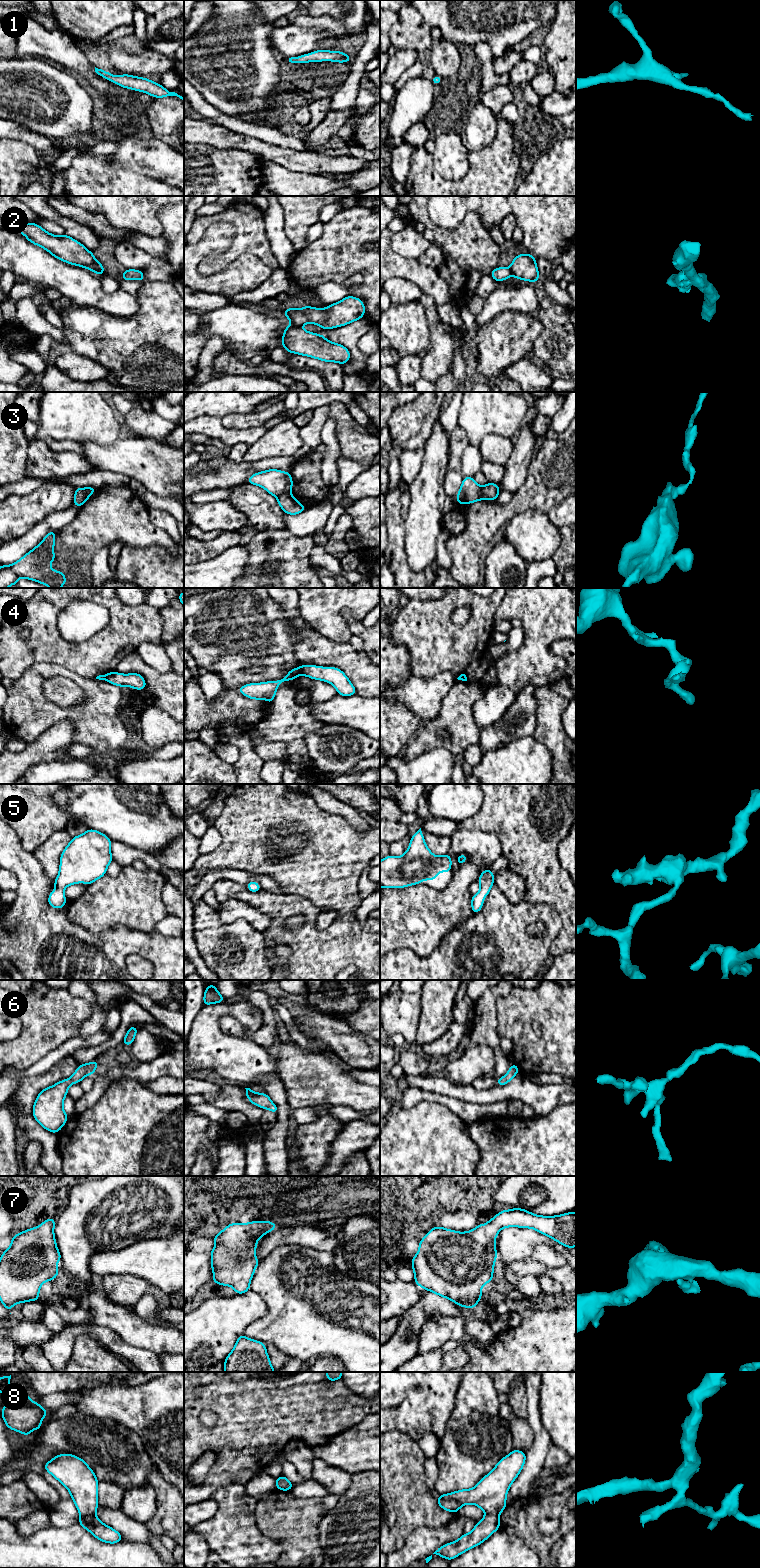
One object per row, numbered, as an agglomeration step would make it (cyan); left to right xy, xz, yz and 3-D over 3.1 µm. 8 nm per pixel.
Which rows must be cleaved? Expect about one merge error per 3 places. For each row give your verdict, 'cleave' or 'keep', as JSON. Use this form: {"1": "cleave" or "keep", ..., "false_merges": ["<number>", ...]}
{"1": "keep", "2": "cleave", "3": "cleave", "4": "cleave", "5": "keep", "6": "keep", "7": "keep", "8": "cleave", "false_merges": ["2", "3", "4", "8"]}

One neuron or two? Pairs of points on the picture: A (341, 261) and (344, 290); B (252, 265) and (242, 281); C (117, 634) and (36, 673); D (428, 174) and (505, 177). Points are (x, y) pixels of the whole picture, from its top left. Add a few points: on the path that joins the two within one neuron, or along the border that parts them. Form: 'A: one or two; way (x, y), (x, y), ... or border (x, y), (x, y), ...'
A: two; border (319, 284), (346, 283), (350, 293)
B: one; way (249, 269), (242, 277)
C: two; border (33, 664), (40, 662), (57, 663), (77, 674)
D: one; way (446, 185), (486, 185)

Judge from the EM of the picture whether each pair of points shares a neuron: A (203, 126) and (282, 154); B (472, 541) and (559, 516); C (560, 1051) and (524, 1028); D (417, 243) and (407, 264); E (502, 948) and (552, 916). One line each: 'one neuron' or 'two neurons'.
A: one neuron
B: two neurons
C: one neuron
D: two neurons
E: one neuron

